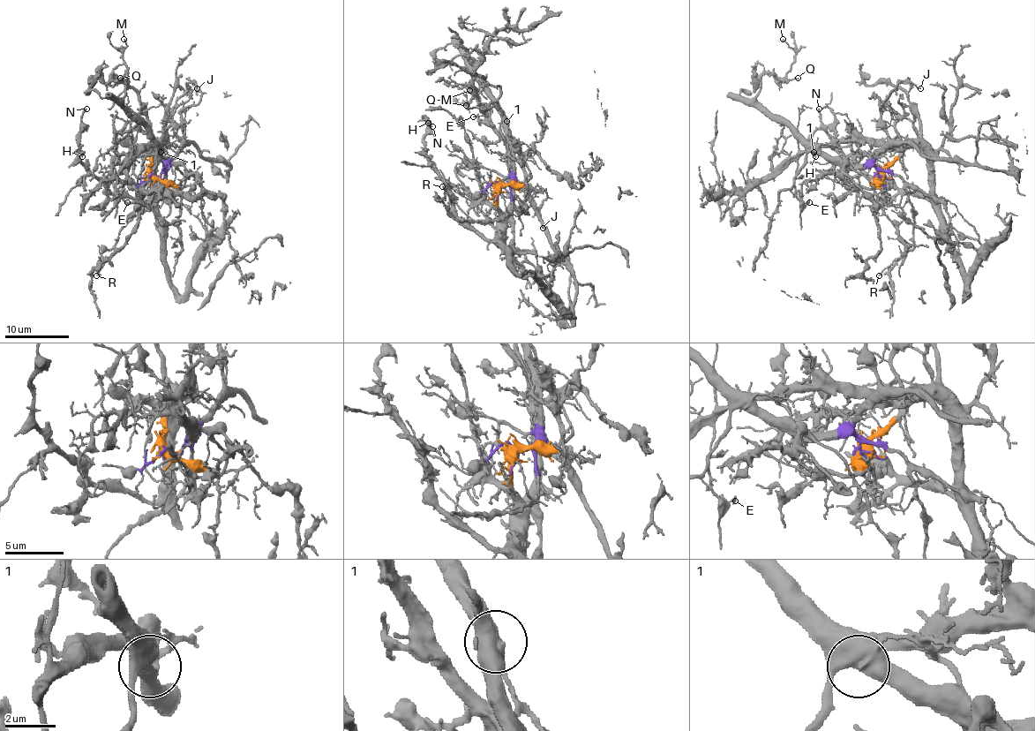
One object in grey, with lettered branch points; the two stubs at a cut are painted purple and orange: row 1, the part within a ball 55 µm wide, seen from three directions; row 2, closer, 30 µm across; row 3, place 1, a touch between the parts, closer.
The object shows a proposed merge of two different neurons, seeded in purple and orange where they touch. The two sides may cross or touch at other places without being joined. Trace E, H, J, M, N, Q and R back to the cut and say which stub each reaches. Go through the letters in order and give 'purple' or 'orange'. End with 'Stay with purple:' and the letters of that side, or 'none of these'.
E: purple
H: orange
J: purple
M: purple
N: orange
Q: purple
R: purple
Stay with purple: E, J, M, Q, R

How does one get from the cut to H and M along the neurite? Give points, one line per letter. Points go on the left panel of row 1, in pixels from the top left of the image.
H: (154, 176), (153, 145), (149, 199), (138, 203), (110, 192), (80, 160), (82, 129), (82, 156)
M: (154, 176), (165, 166), (161, 150), (122, 101), (127, 76), (122, 78), (127, 71), (123, 39)

